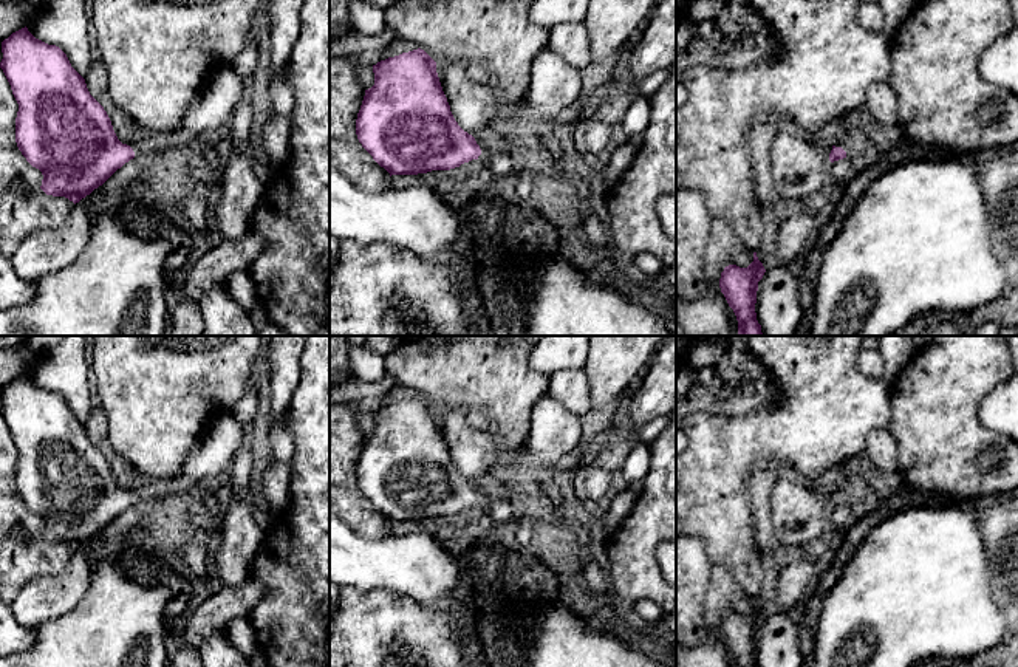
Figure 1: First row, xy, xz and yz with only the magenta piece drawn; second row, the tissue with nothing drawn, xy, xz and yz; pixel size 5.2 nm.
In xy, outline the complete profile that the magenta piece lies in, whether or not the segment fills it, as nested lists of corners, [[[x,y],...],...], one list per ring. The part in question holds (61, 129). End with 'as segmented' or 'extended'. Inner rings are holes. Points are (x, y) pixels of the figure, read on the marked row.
[[[25,26],[2,42],[2,53],[0,68],[19,104],[15,142],[26,161],[42,172],[40,189],[46,195],[65,197],[76,204],[138,155],[162,152],[172,145],[198,145],[206,141],[179,128],[145,133],[136,144],[122,144],[107,111],[90,94],[85,79],[71,67],[59,46],[36,39]]]; extended

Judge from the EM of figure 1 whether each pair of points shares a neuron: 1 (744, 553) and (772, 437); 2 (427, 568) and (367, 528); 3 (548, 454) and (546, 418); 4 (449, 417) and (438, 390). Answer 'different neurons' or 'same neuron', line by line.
1: same neuron
2: different neurons
3: same neuron
4: different neurons

